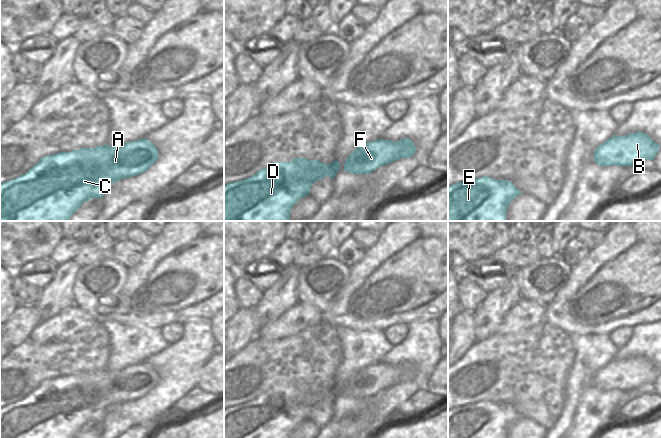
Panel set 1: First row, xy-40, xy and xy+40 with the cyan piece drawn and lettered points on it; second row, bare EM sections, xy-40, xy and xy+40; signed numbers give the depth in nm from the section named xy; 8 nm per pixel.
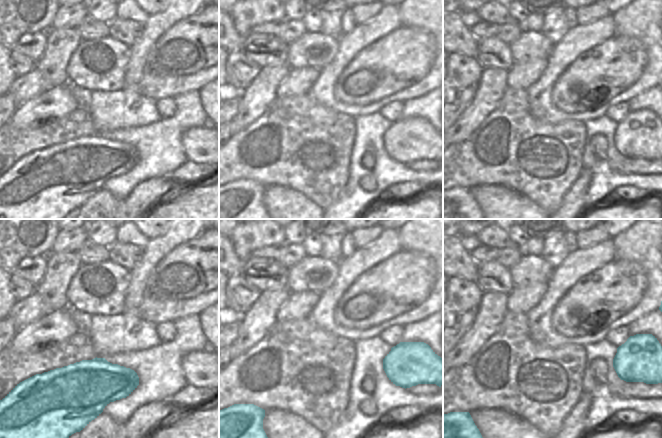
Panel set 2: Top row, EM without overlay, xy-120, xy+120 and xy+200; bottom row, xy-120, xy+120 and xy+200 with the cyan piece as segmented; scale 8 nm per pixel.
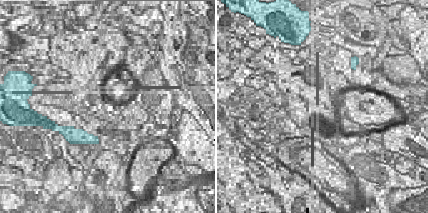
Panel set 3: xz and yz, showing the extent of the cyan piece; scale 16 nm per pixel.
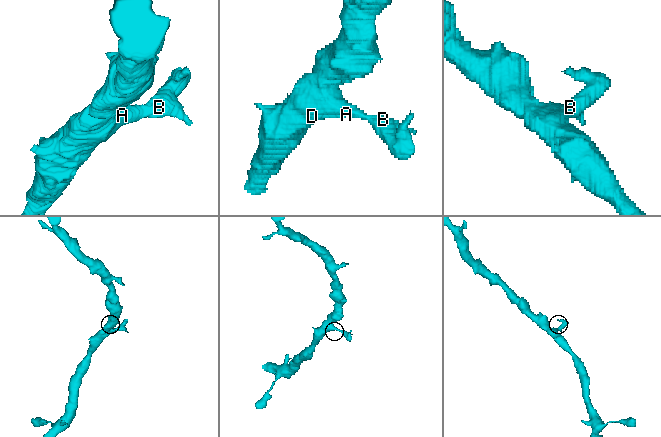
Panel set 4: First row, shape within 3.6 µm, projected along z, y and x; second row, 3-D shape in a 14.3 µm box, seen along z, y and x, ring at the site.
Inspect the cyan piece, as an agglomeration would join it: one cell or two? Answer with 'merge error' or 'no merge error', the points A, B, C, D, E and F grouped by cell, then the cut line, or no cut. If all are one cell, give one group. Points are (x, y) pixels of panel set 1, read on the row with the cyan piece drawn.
no merge error; groups A B C D E F; cut none

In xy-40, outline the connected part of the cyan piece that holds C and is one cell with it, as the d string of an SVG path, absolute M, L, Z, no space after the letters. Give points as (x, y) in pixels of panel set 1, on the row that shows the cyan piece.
M145 138L121 146L105 144L45 156L25 174L0 184L0 221L68 221L83 202L102 198L109 184L145 172L157 159L158 149Z

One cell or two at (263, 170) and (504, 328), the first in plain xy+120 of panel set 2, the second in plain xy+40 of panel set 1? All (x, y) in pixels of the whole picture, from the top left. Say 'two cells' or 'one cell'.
two cells

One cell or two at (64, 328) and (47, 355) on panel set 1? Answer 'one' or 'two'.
two

